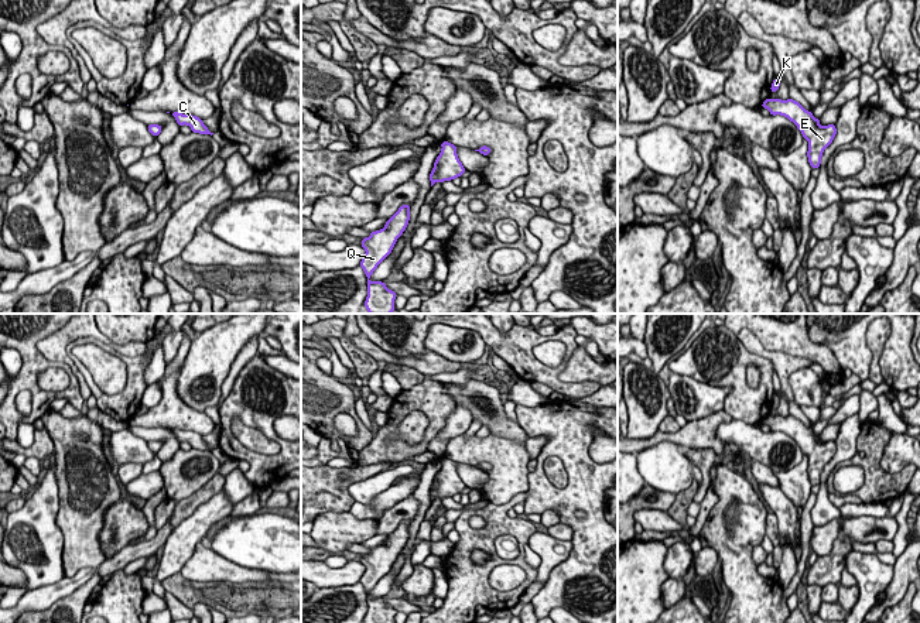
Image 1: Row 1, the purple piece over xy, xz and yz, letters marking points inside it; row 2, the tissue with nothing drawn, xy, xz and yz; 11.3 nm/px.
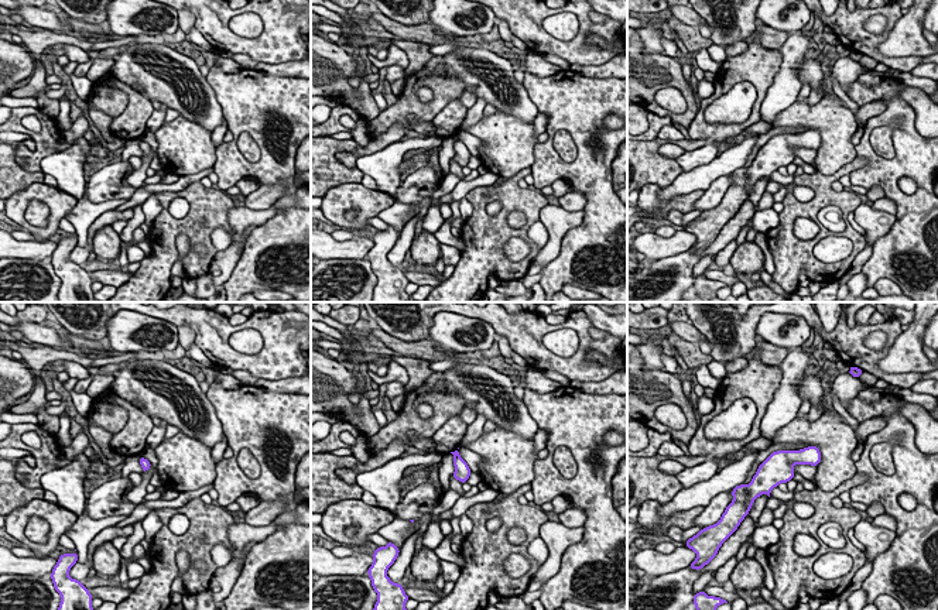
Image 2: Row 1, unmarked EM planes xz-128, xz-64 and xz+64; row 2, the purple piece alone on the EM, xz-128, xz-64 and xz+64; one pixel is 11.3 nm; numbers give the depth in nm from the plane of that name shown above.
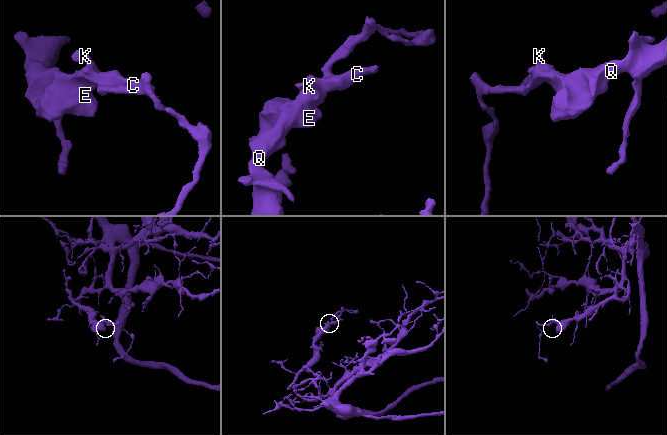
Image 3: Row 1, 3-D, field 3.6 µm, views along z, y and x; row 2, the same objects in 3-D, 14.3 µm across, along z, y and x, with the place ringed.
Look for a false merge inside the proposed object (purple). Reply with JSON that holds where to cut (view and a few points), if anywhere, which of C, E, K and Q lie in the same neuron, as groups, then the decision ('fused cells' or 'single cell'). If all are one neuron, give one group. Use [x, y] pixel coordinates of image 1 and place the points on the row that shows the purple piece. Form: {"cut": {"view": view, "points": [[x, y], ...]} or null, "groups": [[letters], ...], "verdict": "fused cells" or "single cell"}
{"cut": null, "groups": [["C", "E", "K", "Q"]], "verdict": "single cell"}

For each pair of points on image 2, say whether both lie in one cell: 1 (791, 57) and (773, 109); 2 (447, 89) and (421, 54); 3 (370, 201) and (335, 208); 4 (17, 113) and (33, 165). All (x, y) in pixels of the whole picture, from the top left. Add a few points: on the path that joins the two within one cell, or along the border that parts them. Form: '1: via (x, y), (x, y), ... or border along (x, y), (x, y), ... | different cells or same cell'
1: via (787, 69), (786, 89), (780, 96) | same cell
2: border along (434, 55), (406, 78) | different cells
3: via (362, 199), (343, 199) | same cell
4: via (21, 127), (38, 141), (38, 151) | same cell

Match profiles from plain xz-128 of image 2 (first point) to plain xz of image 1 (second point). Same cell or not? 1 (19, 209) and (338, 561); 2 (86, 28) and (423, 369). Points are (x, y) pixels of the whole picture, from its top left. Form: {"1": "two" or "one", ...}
{"1": "two", "2": "one"}

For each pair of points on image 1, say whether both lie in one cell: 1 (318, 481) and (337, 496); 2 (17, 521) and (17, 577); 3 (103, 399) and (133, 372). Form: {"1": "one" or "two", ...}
{"1": "one", "2": "two", "3": "one"}

